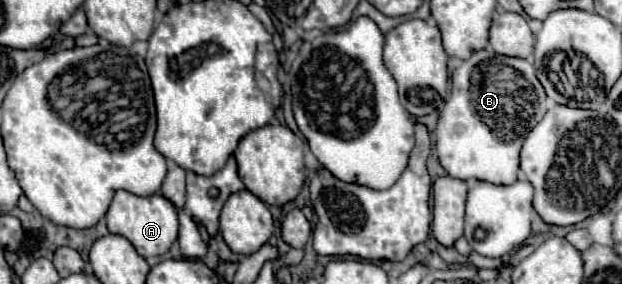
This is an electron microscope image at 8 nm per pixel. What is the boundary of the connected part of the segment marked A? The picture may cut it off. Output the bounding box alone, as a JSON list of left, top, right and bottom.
[106,190,178,258]

